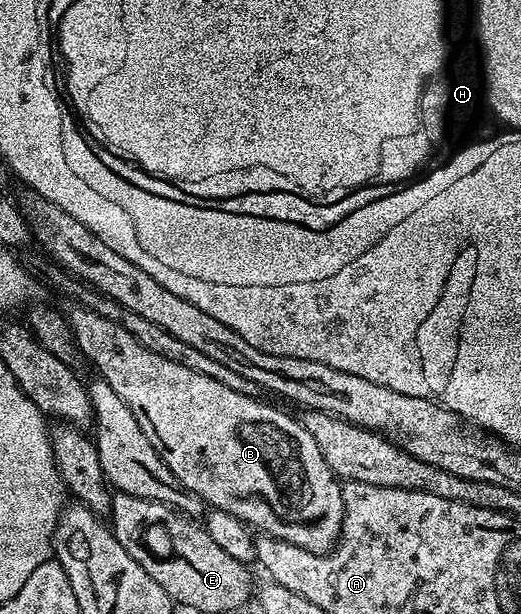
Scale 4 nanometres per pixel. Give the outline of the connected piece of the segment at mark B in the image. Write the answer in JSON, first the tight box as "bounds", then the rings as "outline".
{"bounds":[68,307,346,553],"outline":[[[74,307],[71,310],[68,313],[69,325],[71,331],[74,332],[75,343],[79,345],[80,351],[84,353],[94,369],[98,368],[97,376],[106,381],[108,387],[112,387],[112,391],[116,391],[116,395],[120,395],[120,399],[124,399],[124,403],[128,403],[128,411],[132,411],[132,415],[136,415],[136,423],[140,423],[140,431],[144,431],[144,435],[148,435],[148,443],[152,443],[152,447],[156,447],[156,451],[160,455],[160,459],[164,459],[168,471],[172,471],[172,475],[176,475],[176,479],[180,479],[180,483],[184,483],[188,492],[201,497],[211,510],[219,509],[222,512],[227,512],[228,515],[234,516],[249,526],[251,530],[268,537],[278,537],[301,549],[307,549],[313,553],[325,553],[338,544],[338,536],[342,534],[342,520],[346,506],[342,498],[342,481],[335,477],[334,472],[328,467],[328,463],[324,463],[324,455],[320,455],[320,447],[316,447],[316,439],[312,439],[312,435],[308,435],[308,431],[297,416],[289,417],[284,410],[258,401],[262,399],[257,396],[232,391],[232,387],[224,387],[224,383],[216,383],[216,379],[208,379],[208,375],[200,375],[200,371],[192,371],[180,363],[172,363],[169,359],[164,359],[164,355],[156,355],[156,351],[148,351],[148,347],[144,347],[144,343],[140,343],[135,337],[128,335],[128,331],[124,331],[124,327],[112,323],[112,319],[104,319],[104,315],[96,315],[96,311],[81,307]]]}

